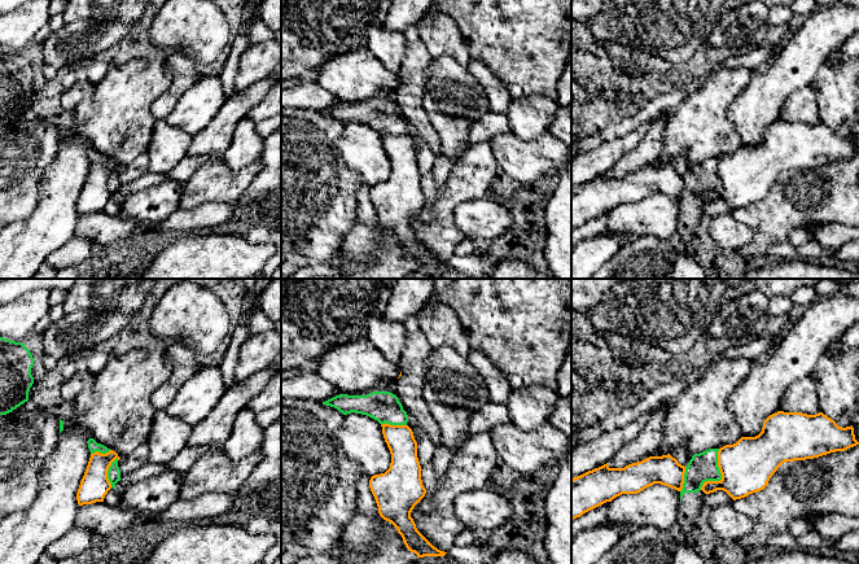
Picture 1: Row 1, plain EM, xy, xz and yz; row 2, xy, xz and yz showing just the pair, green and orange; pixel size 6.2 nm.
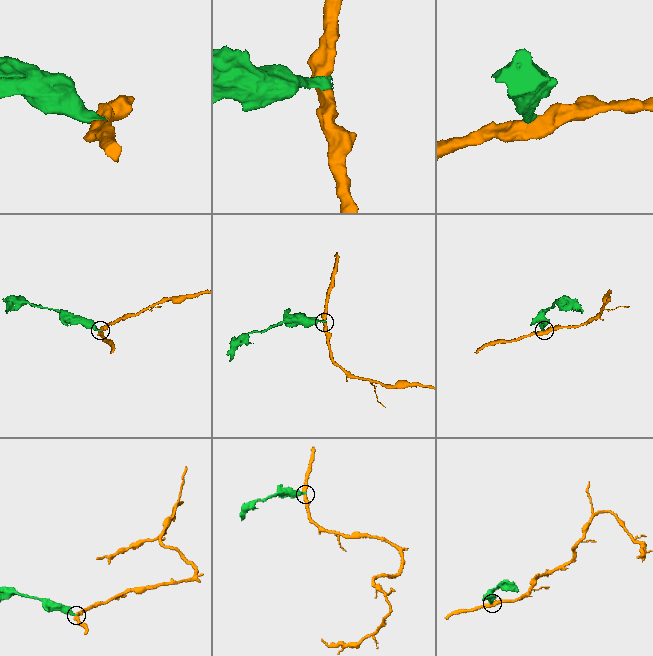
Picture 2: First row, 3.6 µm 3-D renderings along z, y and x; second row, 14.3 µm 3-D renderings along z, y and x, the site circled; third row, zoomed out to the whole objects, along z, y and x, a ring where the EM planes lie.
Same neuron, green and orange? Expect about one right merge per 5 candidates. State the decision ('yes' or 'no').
no

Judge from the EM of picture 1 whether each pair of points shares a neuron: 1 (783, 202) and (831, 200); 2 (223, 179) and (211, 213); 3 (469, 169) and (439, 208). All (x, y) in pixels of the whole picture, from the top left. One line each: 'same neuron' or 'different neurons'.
1: same neuron
2: different neurons
3: same neuron

